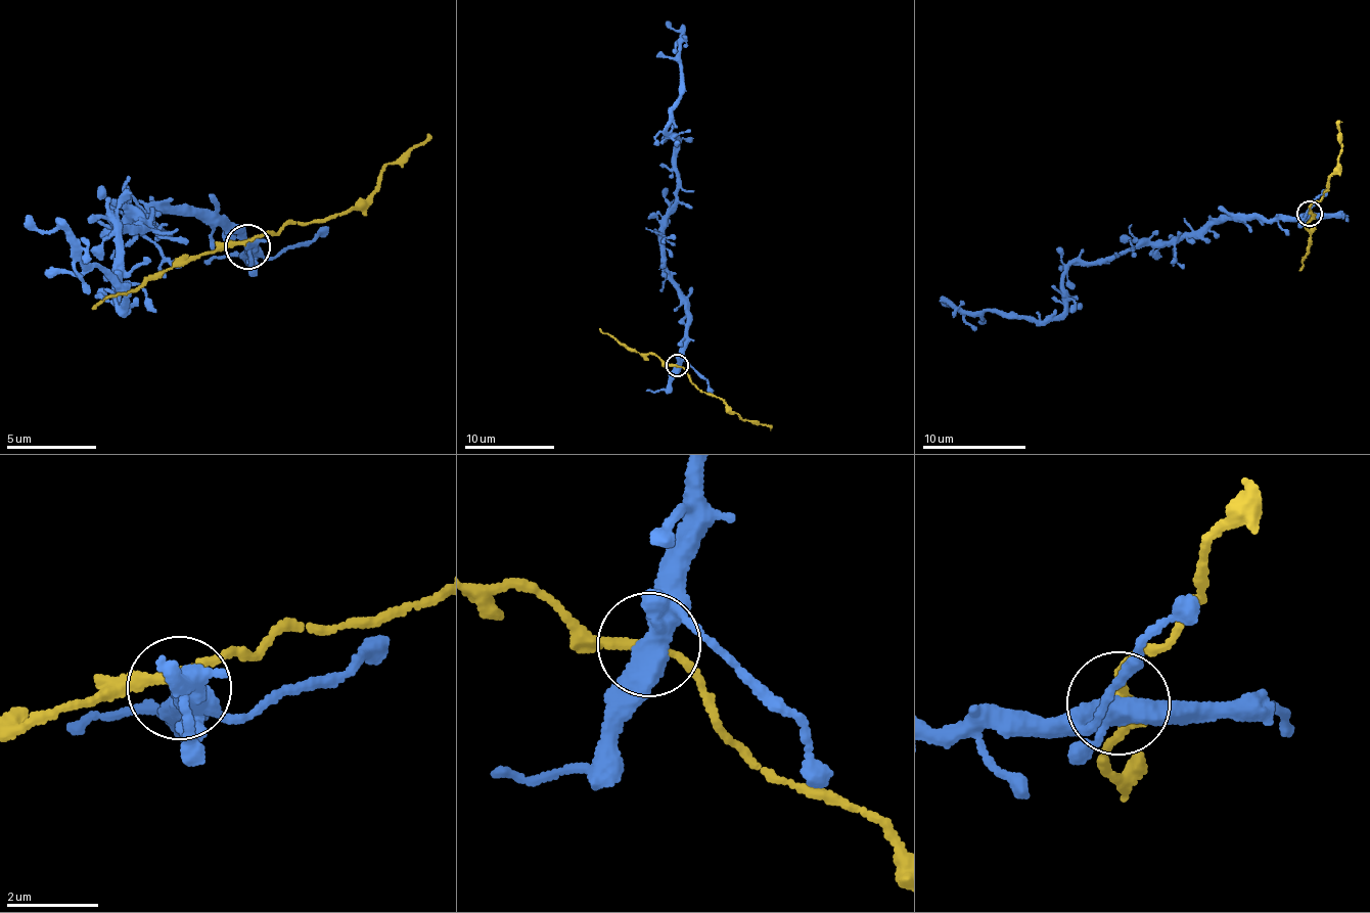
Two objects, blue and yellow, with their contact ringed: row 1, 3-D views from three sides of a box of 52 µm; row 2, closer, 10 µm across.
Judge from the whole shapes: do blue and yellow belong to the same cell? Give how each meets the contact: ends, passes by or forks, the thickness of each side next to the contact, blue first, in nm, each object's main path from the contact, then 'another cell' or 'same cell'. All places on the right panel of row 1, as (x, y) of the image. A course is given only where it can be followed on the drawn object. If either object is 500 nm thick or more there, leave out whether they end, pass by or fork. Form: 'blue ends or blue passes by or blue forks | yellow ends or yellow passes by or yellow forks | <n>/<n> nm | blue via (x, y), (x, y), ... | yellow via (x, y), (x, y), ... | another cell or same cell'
blue passes by | yellow passes by | 480/180 nm | blue via (1309, 213), (1214, 223), (1075, 263), (1064, 276), (1064, 310), (1041, 322), (989, 310), (960, 312), (941, 301) | yellow via (1309, 213), (1324, 192), (1340, 156), (1339, 120) | another cell

